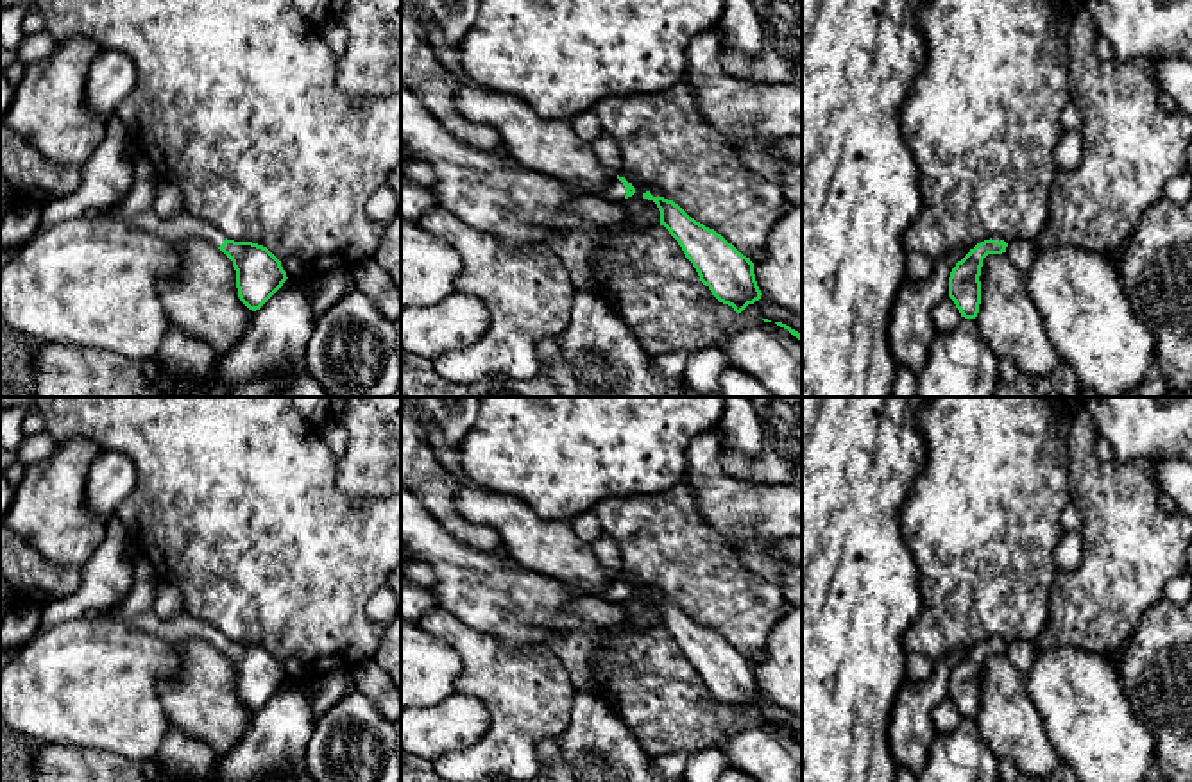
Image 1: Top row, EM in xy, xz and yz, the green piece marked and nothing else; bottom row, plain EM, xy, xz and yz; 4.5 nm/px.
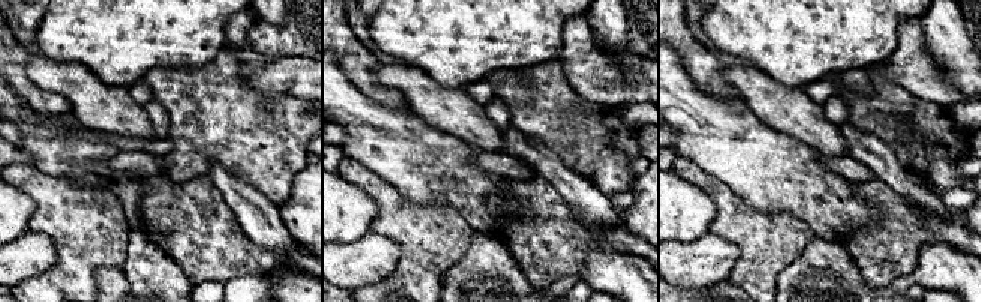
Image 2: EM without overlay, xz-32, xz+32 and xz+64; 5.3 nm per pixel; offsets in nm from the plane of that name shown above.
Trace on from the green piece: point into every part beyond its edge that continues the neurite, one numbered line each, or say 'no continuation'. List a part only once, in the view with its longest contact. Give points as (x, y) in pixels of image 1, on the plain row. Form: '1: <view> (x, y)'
1: xz (616, 593)

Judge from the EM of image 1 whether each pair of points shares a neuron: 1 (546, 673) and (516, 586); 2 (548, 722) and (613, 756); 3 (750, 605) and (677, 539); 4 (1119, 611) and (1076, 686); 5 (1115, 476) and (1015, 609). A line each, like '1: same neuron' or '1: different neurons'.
1: different neurons
2: different neurons
3: same neuron
4: different neurons
5: different neurons

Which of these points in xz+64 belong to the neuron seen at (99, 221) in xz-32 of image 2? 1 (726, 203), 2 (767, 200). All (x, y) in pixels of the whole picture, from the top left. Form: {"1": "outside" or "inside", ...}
{"1": "inside", "2": "outside"}

